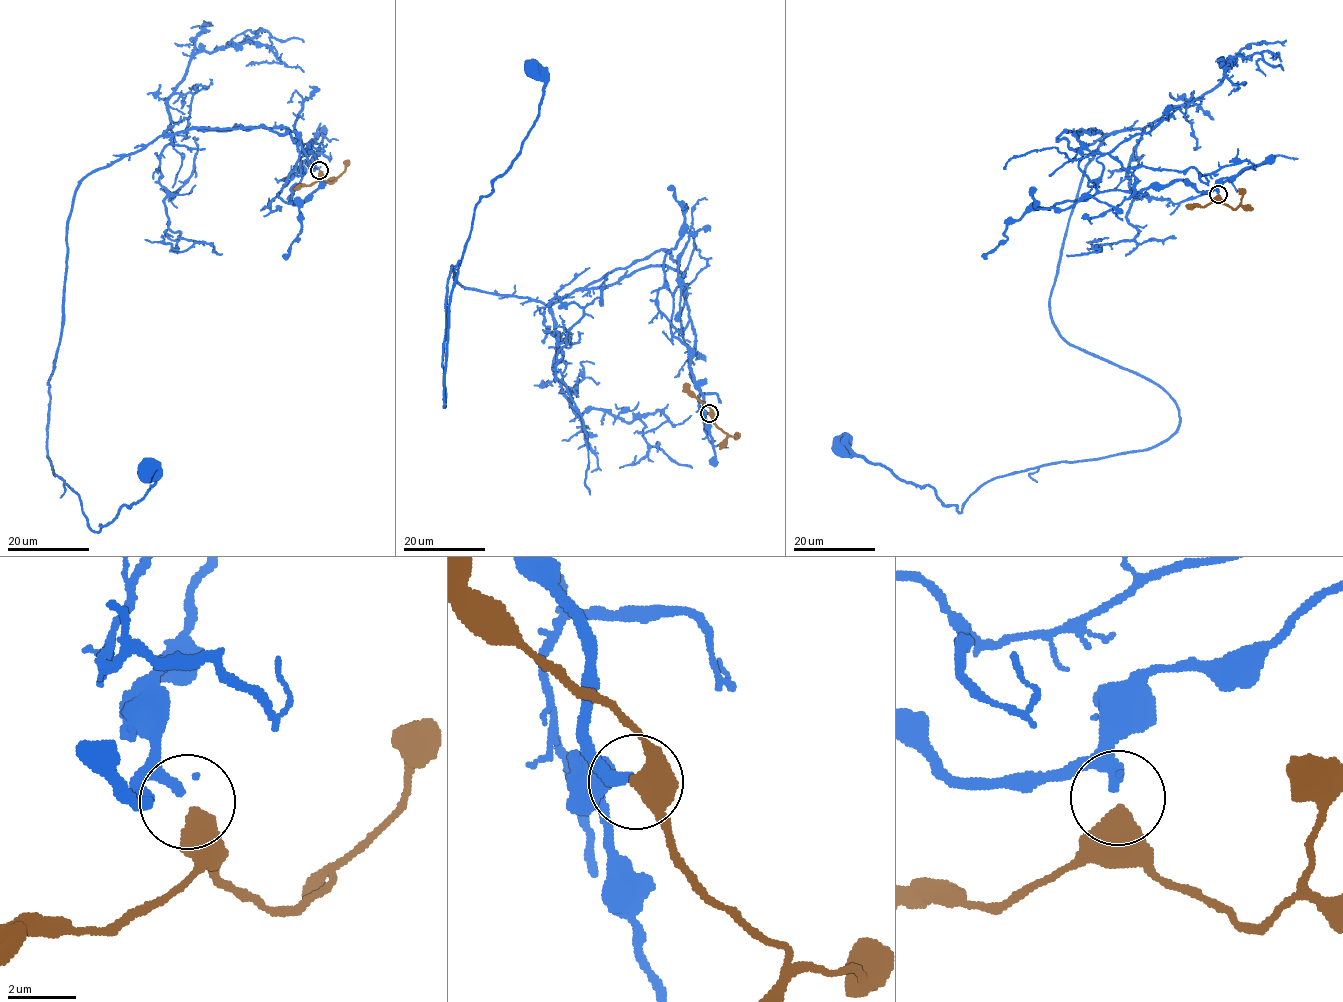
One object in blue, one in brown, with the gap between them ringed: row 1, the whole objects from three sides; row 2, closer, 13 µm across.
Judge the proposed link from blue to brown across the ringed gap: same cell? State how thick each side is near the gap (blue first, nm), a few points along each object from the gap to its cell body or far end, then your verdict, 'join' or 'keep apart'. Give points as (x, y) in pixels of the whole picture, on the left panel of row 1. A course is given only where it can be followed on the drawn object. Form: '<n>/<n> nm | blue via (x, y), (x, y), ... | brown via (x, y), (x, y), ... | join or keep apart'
360/600 nm | blue via (318, 169), (285, 181), (303, 146), (286, 128), (188, 128), (81, 181), (48, 457), (95, 532), (147, 471) | brown via (319, 170), (323, 179), (333, 182), (349, 160) | join

